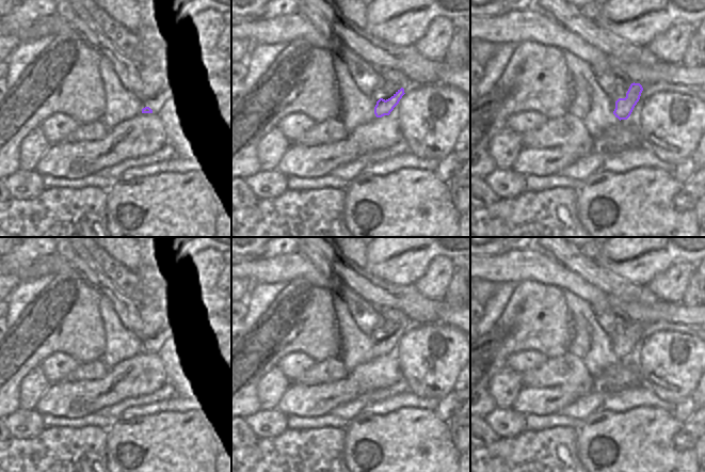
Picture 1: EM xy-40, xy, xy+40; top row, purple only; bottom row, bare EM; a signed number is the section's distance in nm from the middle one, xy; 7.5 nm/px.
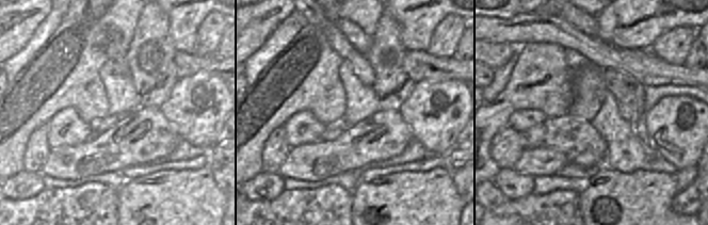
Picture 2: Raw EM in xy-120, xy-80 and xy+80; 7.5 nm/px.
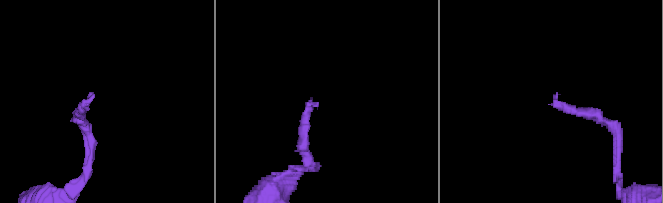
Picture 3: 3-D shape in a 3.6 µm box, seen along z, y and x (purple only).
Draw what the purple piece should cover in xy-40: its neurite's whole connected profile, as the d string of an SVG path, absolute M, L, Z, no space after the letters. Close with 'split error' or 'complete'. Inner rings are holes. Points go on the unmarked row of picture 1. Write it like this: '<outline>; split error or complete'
M138 303L138 311L144 324L139 336L143 347L142 352L158 352L165 334L174 322L160 310L143 303Z; split error

